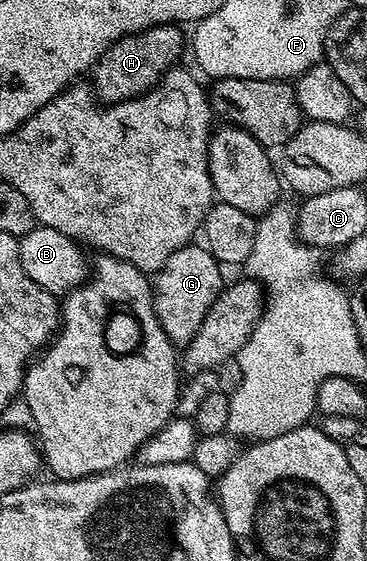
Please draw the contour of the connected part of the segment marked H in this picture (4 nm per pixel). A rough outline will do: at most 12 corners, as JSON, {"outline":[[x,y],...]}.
{"outline":[[160,23],[91,68],[105,105],[146,95],[182,62],[187,35]]}

